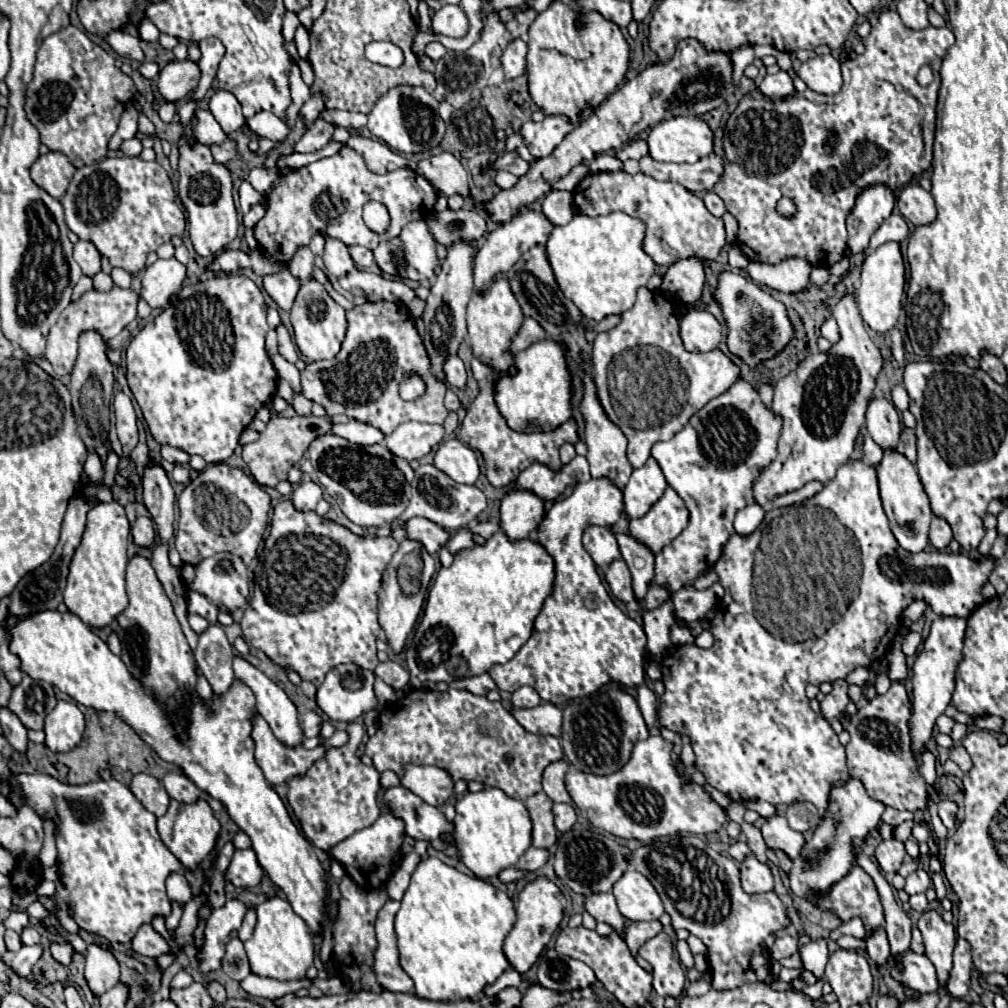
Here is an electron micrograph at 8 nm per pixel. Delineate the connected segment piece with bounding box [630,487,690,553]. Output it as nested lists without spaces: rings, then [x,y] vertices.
[[[668,487],[644,517],[630,521],[630,533],[638,537],[638,541],[650,545],[652,553],[658,553],[686,529],[688,519],[690,513],[686,503]]]

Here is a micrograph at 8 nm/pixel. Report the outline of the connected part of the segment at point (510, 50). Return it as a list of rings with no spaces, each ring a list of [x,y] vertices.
[[[514,39],[502,53],[502,71],[506,79],[516,79],[526,71],[526,43]]]

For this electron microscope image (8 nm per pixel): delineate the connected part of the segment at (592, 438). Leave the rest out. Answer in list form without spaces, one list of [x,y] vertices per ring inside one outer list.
[[[582,359],[580,369],[584,373],[584,379],[582,379],[584,381],[584,395],[580,401],[580,415],[584,419],[584,443],[588,447],[586,459],[590,463],[590,473],[592,473],[592,477],[612,477],[612,479],[616,479],[614,481],[616,485],[626,487],[626,483],[634,471],[634,467],[630,465],[630,461],[626,457],[626,445],[628,445],[626,435],[622,433],[622,429],[618,425],[614,425],[608,419],[608,415],[598,399],[598,389],[596,389],[594,377],[592,377],[592,363]]]

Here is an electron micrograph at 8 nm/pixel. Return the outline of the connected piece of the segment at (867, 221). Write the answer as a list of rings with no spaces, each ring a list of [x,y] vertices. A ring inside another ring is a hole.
[[[870,185],[860,191],[856,197],[856,205],[850,213],[850,225],[848,225],[848,247],[852,253],[862,253],[868,249],[870,235],[882,225],[886,217],[890,217],[896,203],[894,191],[884,185]]]

